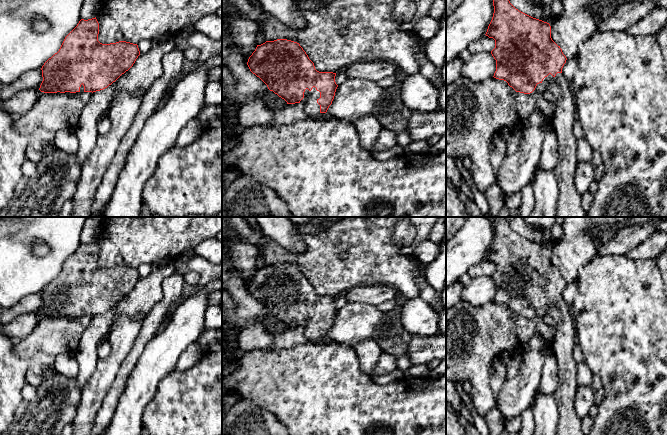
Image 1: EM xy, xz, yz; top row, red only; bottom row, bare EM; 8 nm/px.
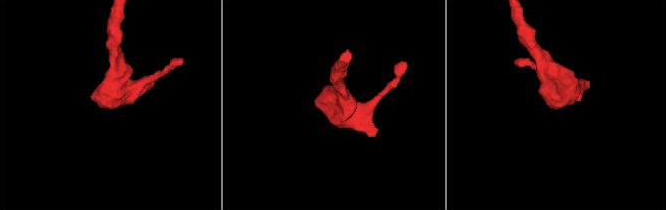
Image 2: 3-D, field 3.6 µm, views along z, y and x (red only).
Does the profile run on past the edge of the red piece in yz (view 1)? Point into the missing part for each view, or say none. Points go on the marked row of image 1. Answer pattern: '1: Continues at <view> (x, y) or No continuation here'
1: Continues at yz (569, 204)

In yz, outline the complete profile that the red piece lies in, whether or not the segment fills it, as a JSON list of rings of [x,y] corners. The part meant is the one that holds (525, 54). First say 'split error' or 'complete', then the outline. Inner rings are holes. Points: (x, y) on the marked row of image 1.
split error; [[[493,0],[493,6],[493,17],[485,34],[495,40],[495,48],[491,51],[496,60],[496,71],[493,77],[506,81],[510,87],[520,93],[549,91],[557,102],[552,127],[559,143],[559,163],[554,173],[559,183],[560,195],[555,217],[587,217],[587,212],[582,207],[581,195],[575,184],[578,159],[573,124],[576,106],[570,85],[562,74],[567,58],[560,46],[552,40],[549,23],[519,11],[509,0]]]

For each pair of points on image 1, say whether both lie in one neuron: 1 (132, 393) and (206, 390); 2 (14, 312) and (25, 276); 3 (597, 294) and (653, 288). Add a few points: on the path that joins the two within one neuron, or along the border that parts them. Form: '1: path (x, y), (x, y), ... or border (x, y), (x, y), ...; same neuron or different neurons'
1: border (170, 373), (160, 381), (156, 393), (143, 412); different neurons
2: border (39, 293), (22, 297), (10, 308); different neurons
3: path (611, 294), (629, 294), (632, 291), (639, 291); same neuron

